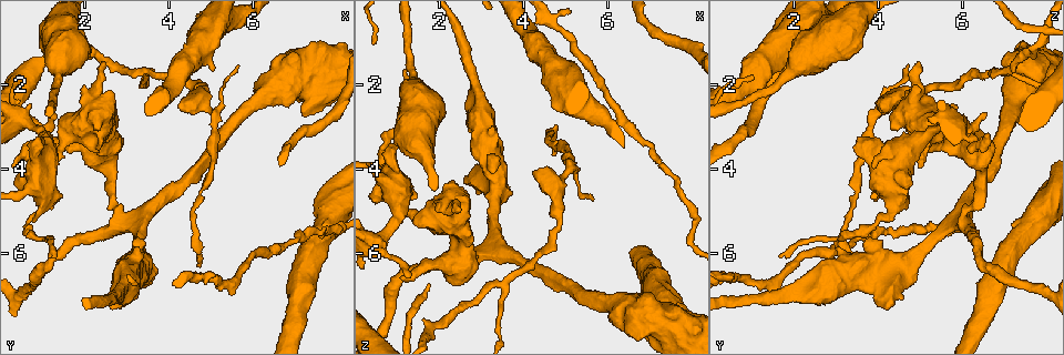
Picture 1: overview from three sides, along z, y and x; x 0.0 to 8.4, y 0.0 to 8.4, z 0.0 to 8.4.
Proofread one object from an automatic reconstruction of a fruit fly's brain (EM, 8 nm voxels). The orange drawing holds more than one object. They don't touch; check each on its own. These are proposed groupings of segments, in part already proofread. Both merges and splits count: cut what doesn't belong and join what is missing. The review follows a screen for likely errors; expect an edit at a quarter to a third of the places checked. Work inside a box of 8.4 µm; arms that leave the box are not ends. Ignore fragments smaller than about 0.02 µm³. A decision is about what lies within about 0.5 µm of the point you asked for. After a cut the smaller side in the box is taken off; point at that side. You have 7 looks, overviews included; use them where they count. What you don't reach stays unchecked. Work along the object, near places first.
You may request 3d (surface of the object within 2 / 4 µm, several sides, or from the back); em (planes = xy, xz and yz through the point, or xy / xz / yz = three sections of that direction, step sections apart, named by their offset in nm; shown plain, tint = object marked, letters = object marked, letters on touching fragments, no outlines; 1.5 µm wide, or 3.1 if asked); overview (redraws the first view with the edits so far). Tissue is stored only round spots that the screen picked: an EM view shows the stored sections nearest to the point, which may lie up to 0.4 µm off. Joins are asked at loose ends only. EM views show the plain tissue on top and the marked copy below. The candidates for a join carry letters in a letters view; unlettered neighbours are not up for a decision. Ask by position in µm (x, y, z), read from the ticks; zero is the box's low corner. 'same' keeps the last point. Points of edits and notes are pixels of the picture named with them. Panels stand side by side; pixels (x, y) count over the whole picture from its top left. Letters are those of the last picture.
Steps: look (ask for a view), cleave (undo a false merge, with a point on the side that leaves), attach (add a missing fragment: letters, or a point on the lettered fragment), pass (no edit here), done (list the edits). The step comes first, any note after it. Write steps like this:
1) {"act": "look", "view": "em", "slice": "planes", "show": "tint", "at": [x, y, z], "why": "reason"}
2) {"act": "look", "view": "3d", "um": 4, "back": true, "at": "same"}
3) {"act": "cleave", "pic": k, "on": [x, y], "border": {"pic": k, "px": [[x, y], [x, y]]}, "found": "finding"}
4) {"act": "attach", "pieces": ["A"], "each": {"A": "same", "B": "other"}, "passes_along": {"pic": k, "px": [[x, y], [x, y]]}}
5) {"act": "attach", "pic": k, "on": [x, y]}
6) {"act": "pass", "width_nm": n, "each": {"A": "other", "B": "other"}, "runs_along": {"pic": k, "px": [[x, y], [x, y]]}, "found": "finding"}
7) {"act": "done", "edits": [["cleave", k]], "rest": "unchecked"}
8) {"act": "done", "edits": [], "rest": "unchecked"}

{"act": "look", "view": "em", "slice": "planes", "show": "letters", "at": [1.15, 6.05, 1.70], "why": "end of a long branch"}

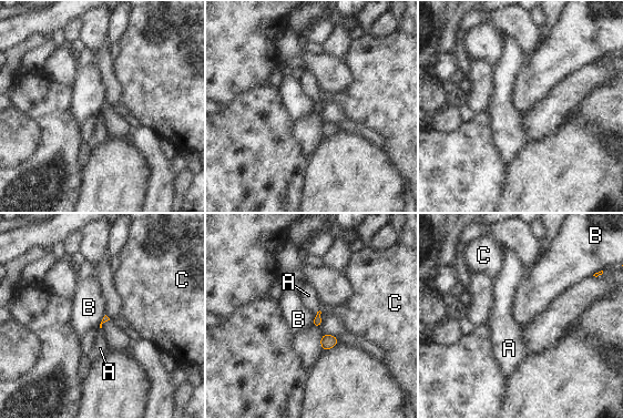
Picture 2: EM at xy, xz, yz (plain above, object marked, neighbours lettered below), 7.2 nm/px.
{"act": "pass", "each": {"A": "other", "B": "other", "C": "other"}, "border": {"pic": 2, "px": [[317, 312], [312, 324]]}, "found": "no lettered fragment goes on from it"}

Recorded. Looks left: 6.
{"act": "look", "view": "em", "slice": "planes", "show": "tint", "at": [1.20, 3.25, 6.50], "why": "free end"}

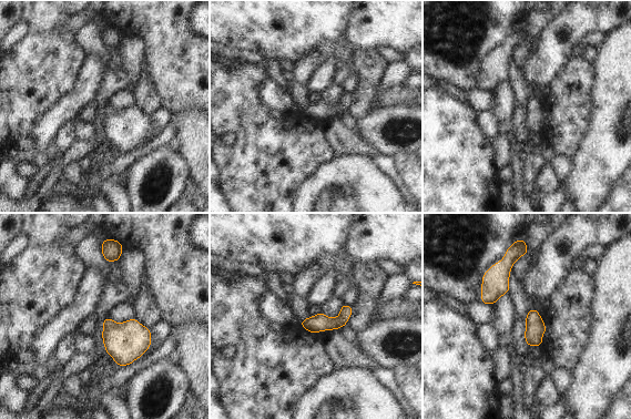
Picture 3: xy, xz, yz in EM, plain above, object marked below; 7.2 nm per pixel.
{"act": "look", "view": "em", "slice": "planes", "show": "letters", "at": "same"}

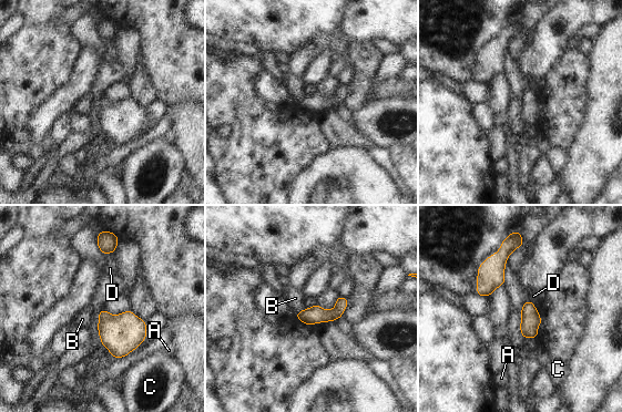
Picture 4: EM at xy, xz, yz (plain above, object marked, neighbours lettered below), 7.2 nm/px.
{"act": "pass", "each": {"A": "other", "B": "other", "C": "other", "D": "other"}, "border": {"pic": 4, "px": [[304, 308], [295, 315]]}, "found": "none of them fits"}

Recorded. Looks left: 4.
{"act": "look", "view": "3d", "um": 4, "back": true, "at": [3.50, 1.65, 6.70]}

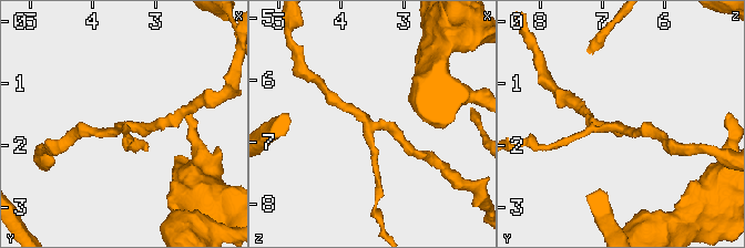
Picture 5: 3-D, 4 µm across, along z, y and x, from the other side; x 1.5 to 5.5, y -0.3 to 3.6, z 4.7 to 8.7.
{"act": "look", "view": "em", "slice": "xz", "step": 4, "show": "tint", "at": [3.50, 1.70, 6.70], "arms": 3, "why": "shape alone is not enough"}

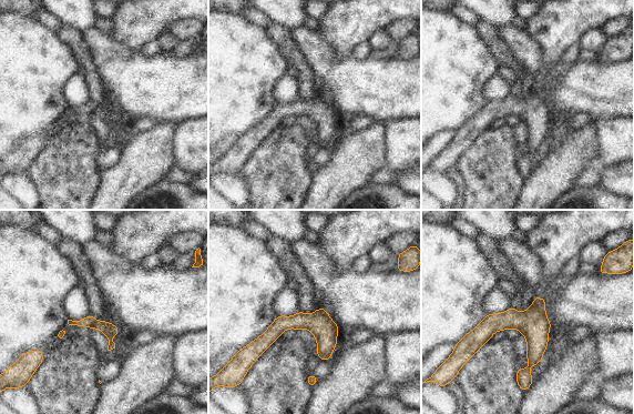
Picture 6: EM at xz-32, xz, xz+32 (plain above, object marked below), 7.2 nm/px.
{"act": "look", "view": "em", "slice": "planes", "show": "letters", "at": "same"}

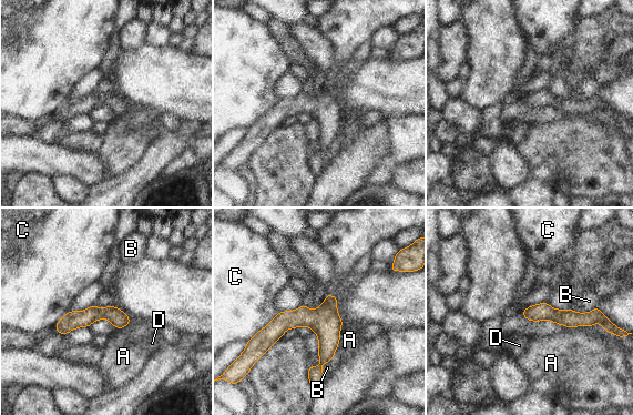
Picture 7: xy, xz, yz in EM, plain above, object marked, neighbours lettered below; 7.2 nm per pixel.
{"act": "pass", "each": {"A": "other", "B": "other", "C": "other", "D": "other"}, "runs_along": {"pic": 7, "px": [[329, 297], [326, 355], [314, 381]]}, "found": "one cell here"}

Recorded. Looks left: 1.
{"act": "done", "edits": [], "rest": "unchecked"}

